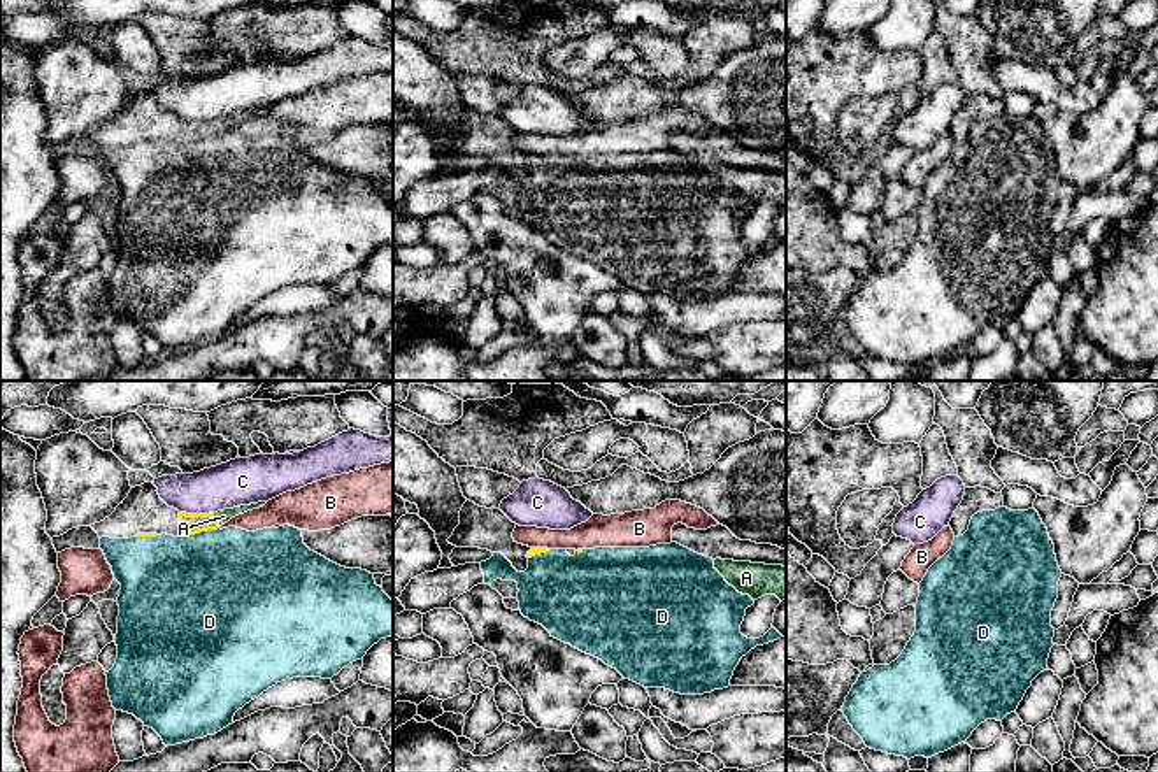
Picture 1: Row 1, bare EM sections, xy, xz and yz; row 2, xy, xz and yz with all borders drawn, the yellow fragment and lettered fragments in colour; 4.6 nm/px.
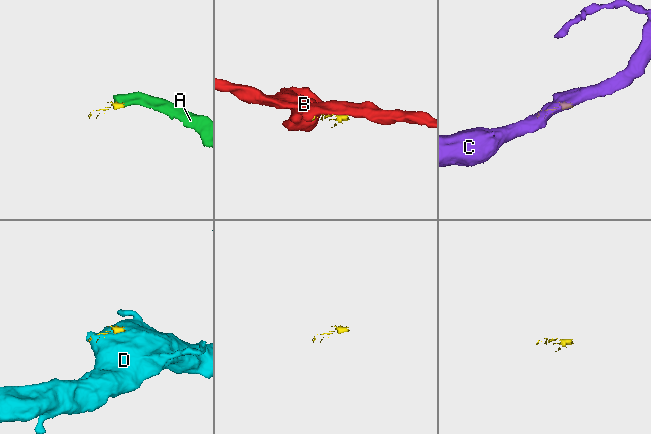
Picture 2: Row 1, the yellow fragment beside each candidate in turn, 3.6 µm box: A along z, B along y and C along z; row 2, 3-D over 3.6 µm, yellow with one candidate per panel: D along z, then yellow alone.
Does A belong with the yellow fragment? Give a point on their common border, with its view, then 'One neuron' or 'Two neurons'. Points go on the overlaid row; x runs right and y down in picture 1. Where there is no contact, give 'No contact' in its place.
Touches yellow at xy (216, 520). One neuron

